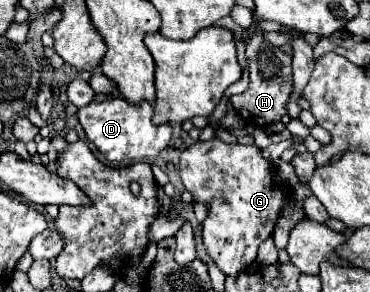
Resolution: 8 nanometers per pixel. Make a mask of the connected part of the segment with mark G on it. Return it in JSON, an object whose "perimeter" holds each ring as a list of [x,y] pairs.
{"perimeter":[[[211,138],[207,142],[199,140],[187,150],[183,150],[179,160],[179,176],[185,190],[189,190],[197,202],[203,202],[207,206],[207,218],[203,222],[205,250],[227,276],[239,276],[255,262],[261,242],[273,236],[273,228],[287,204],[291,188],[279,178],[273,164],[261,156],[261,150],[255,144],[225,144],[217,138]]]}

